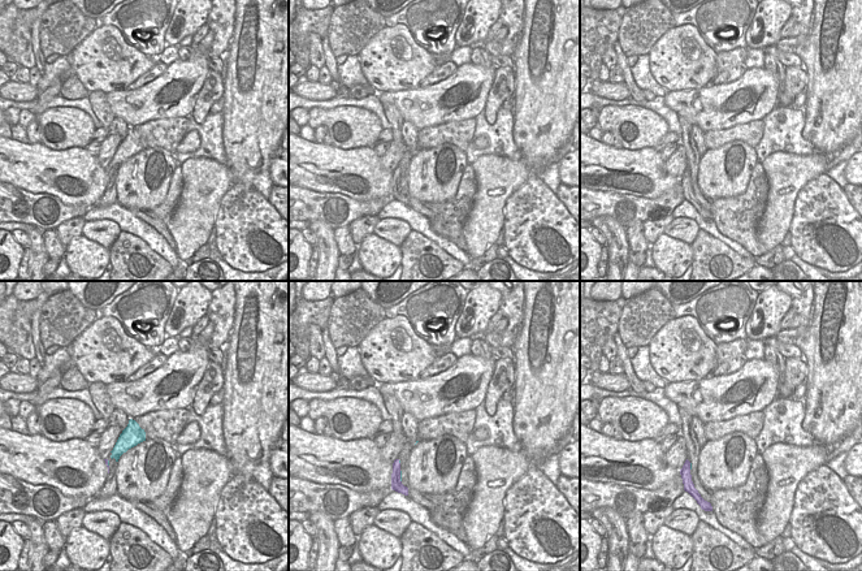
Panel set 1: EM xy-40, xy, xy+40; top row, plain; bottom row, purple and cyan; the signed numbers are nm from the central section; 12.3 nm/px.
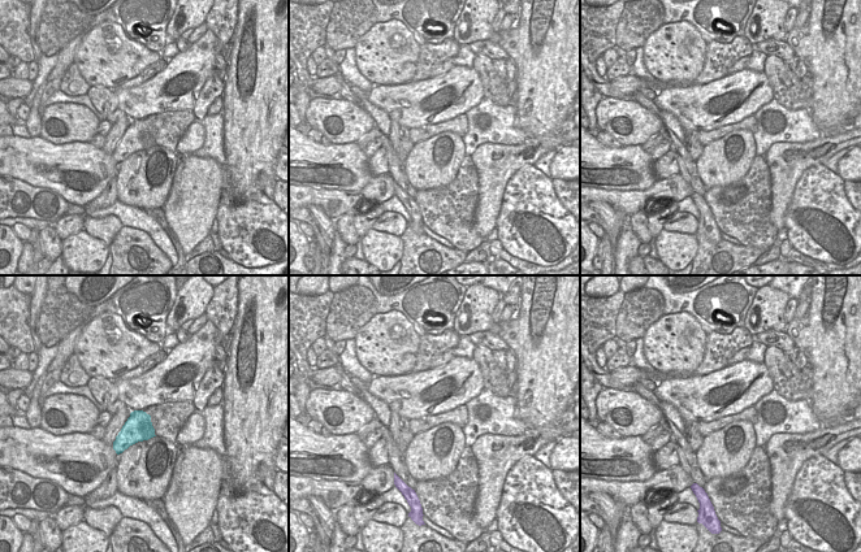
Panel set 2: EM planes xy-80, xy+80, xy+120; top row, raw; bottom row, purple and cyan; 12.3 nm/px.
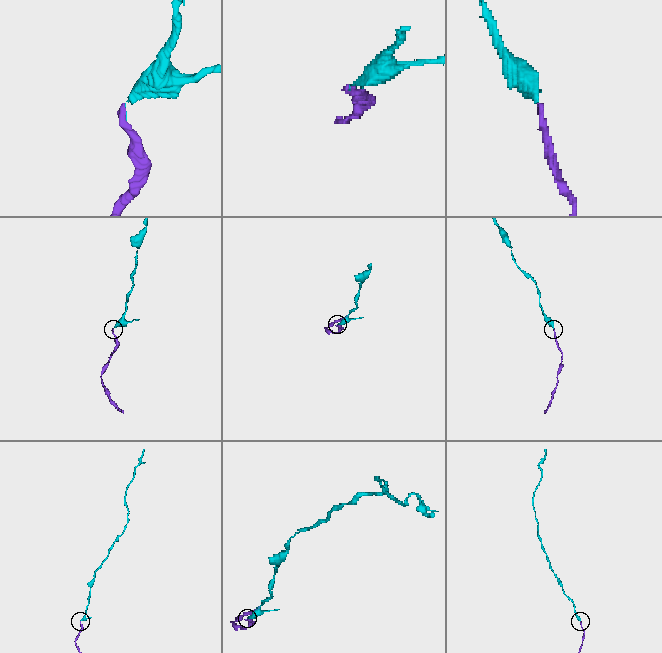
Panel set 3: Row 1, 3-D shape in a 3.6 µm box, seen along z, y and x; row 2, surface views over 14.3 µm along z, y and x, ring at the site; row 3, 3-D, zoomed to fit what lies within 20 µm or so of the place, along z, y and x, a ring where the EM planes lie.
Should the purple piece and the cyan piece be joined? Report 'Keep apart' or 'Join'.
Join.

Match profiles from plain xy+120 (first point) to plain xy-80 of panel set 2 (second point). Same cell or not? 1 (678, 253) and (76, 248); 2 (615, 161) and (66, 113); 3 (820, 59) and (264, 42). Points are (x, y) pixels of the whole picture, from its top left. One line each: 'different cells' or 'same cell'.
1: same cell
2: different cells
3: same cell

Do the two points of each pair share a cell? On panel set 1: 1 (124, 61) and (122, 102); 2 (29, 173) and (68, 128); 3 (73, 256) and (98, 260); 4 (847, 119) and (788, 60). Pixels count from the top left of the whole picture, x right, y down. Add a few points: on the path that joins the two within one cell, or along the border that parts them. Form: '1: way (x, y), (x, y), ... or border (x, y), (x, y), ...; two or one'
1: border (125, 89), (107, 94); two
2: border (40, 142), (56, 150), (82, 148); two
3: way (79, 256), (91, 260); one
4: border (795, 52), (804, 64); two

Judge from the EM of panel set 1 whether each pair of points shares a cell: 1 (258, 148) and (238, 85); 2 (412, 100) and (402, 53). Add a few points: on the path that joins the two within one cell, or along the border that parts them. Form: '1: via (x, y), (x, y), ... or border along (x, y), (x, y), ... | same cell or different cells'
1: via (254, 133), (254, 100) | same cell
2: border along (419, 86), (411, 90), (385, 90), (380, 92) | different cells

